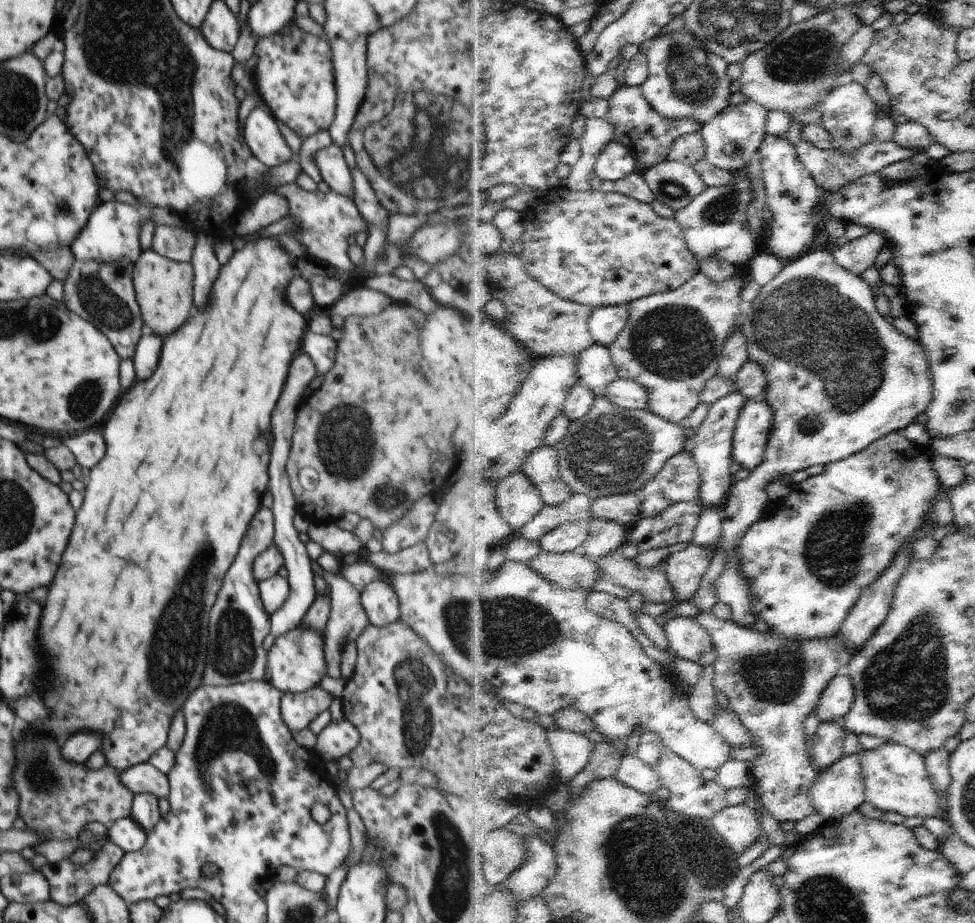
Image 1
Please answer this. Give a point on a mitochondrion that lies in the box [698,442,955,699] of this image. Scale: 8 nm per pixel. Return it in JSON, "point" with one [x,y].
{"point":[831,550]}

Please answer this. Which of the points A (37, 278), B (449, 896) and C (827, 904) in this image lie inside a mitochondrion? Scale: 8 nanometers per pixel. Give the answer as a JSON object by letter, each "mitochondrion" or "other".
{"A":"other","B":"mitochondrion","C":"mitochondrion"}

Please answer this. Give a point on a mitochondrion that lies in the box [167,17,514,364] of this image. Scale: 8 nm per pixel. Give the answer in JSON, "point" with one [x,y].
{"point":[389,140]}

